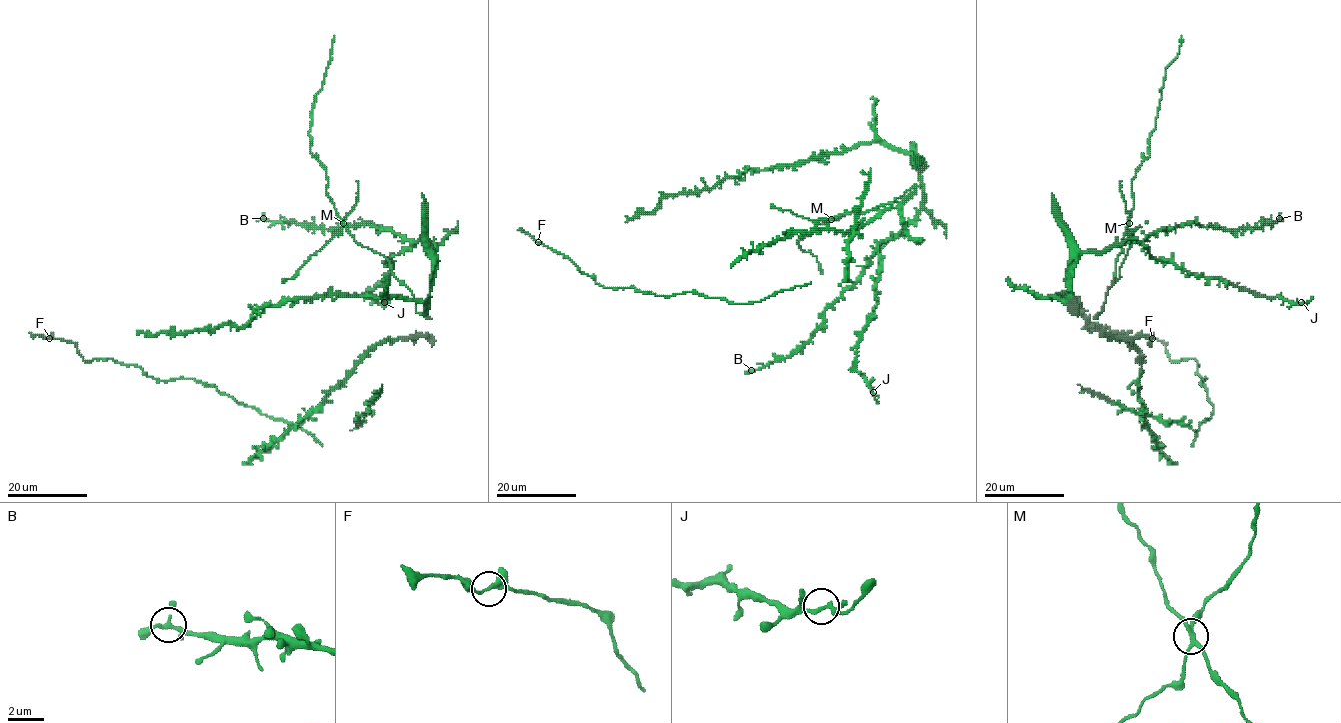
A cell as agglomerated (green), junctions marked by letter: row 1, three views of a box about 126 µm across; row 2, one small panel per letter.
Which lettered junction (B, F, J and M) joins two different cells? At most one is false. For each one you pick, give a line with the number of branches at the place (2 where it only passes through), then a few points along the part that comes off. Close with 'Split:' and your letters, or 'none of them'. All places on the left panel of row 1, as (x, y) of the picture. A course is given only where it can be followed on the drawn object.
M: 4 | (342, 222), (341, 230), (294, 277), (282, 281)
Split: M

